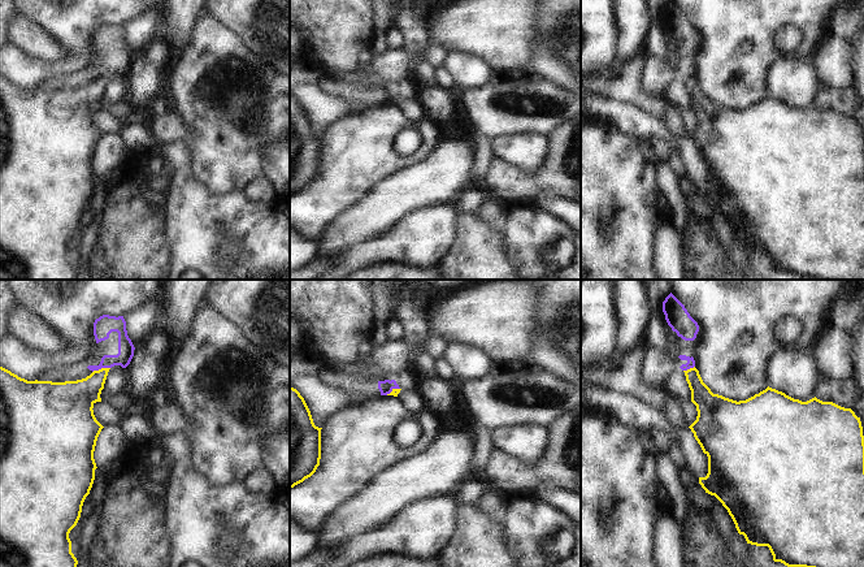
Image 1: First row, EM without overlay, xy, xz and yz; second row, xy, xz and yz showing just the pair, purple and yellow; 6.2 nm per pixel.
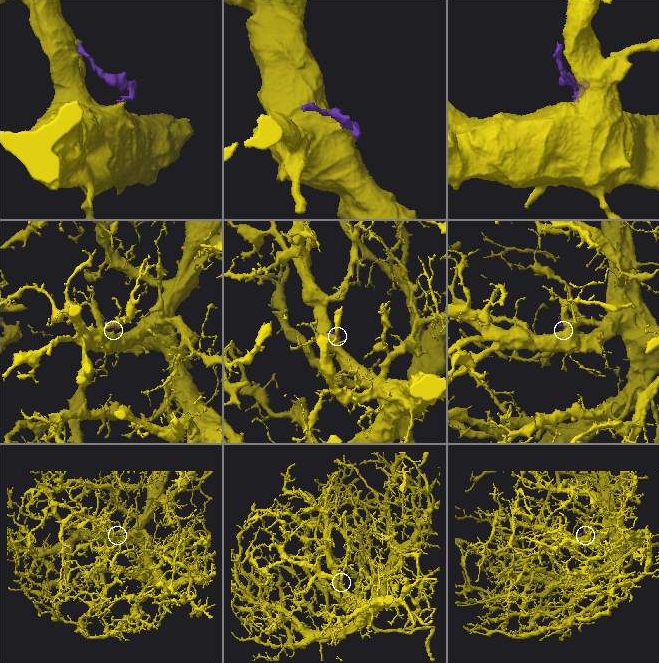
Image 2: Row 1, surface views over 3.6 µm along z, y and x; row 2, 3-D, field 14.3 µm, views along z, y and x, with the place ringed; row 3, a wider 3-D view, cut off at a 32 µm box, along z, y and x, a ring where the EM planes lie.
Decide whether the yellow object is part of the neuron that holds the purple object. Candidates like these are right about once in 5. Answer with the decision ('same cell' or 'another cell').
another cell

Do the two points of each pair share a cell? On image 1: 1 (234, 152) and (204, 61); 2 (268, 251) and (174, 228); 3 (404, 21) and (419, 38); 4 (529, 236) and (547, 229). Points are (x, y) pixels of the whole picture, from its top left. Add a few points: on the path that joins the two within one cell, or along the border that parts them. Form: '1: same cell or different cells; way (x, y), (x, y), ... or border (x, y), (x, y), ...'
1: same cell; way (228, 130), (202, 98), (198, 83)
2: same cell; way (244, 228), (233, 217), (198, 219)
3: same cell; way (408, 25), (417, 34)
4: same cell; way (533, 232), (543, 229)

